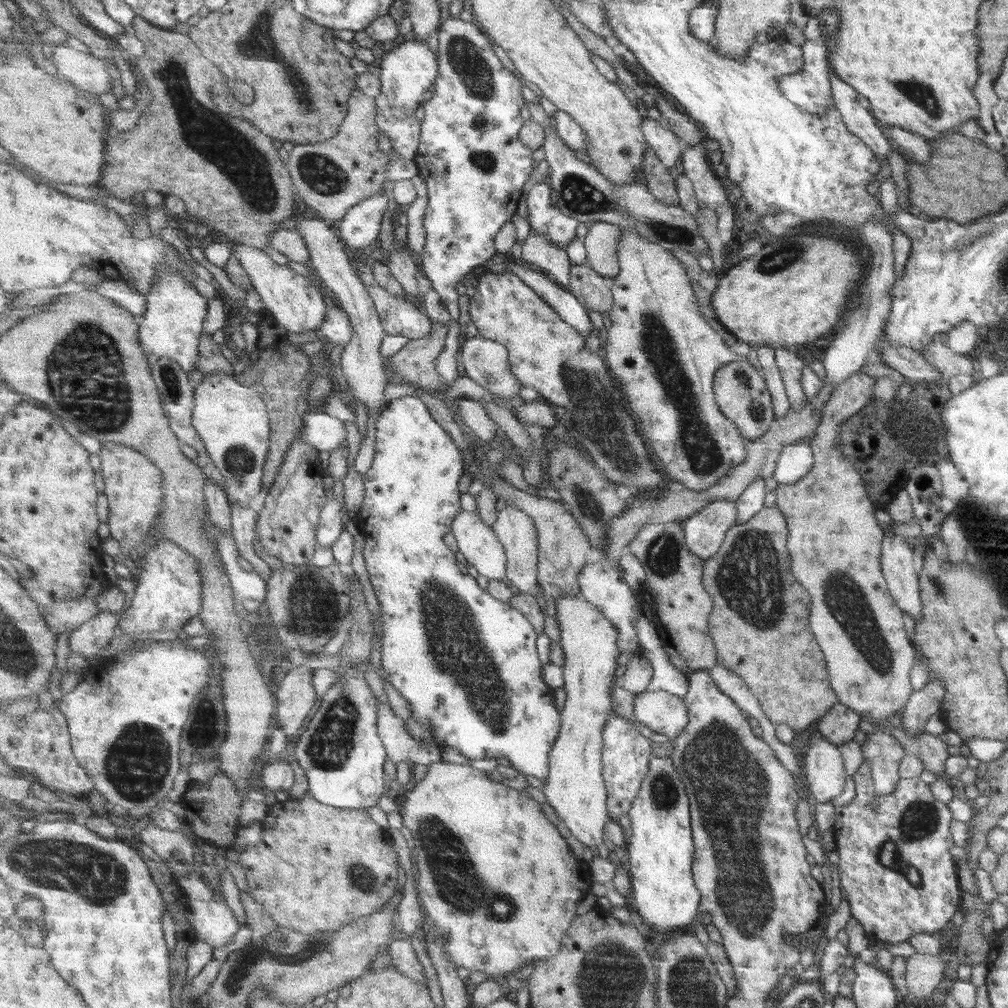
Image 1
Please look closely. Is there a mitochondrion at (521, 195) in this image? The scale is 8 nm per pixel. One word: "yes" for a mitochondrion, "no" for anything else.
no

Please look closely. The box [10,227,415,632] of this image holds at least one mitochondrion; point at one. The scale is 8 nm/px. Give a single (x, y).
(97, 397)

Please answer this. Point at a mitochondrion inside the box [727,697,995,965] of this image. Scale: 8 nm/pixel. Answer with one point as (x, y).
(919, 820)

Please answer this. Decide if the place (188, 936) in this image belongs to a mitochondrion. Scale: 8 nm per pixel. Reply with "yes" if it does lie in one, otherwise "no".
no

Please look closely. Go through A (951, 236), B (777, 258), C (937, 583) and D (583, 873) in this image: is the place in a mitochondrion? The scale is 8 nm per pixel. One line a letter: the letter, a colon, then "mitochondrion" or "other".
A: other
B: mitochondrion
C: mitochondrion
D: other

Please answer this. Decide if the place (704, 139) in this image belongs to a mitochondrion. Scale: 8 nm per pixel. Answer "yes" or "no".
no

